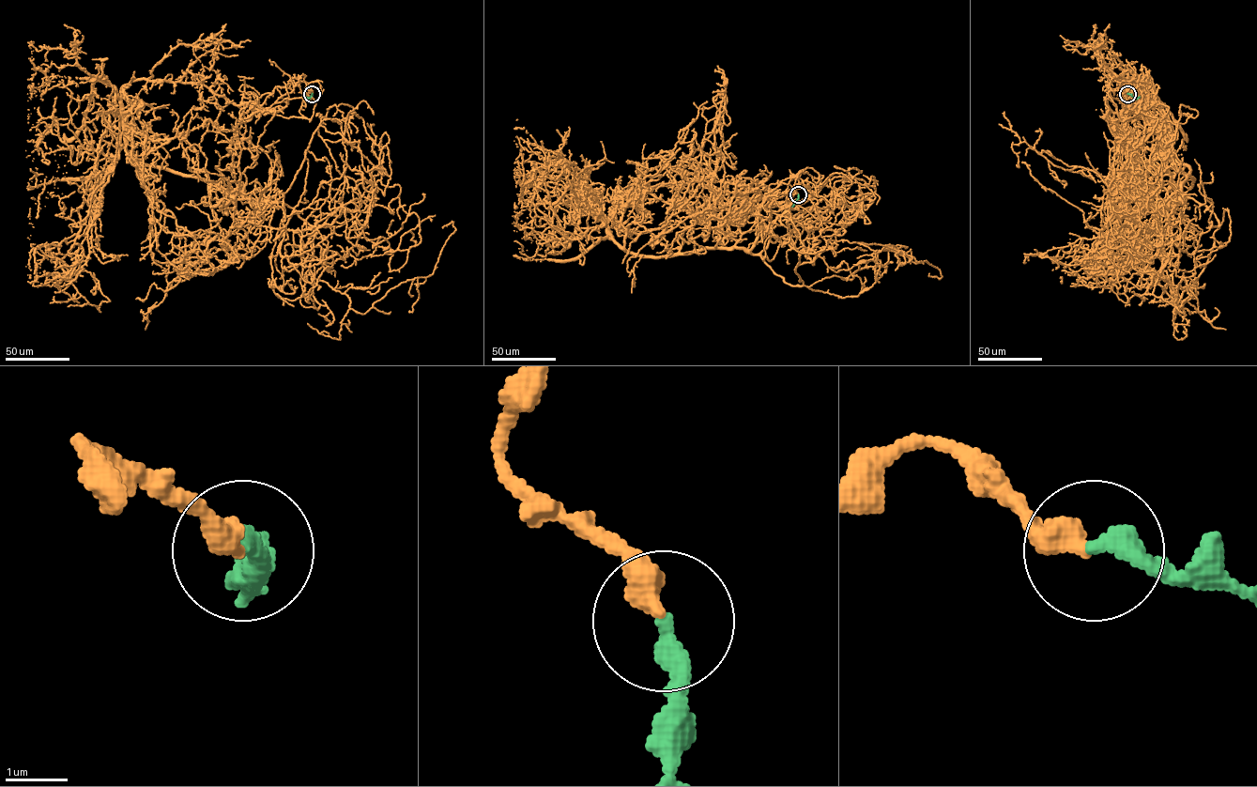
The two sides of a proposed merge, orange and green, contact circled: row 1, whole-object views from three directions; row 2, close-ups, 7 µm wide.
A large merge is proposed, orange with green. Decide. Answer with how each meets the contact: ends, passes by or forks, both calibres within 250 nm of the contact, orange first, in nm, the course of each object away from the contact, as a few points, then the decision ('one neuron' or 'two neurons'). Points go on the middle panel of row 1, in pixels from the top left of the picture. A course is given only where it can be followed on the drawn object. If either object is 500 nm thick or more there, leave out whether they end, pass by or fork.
orange ends; green ends; calibres 400 and 340 nm; course orange (798, 193), (794, 175), (771, 183), (715, 237), (792, 285), (841, 240), (903, 251), (942, 277), (929, 273); course green (798, 194), (792, 207); one neuron

